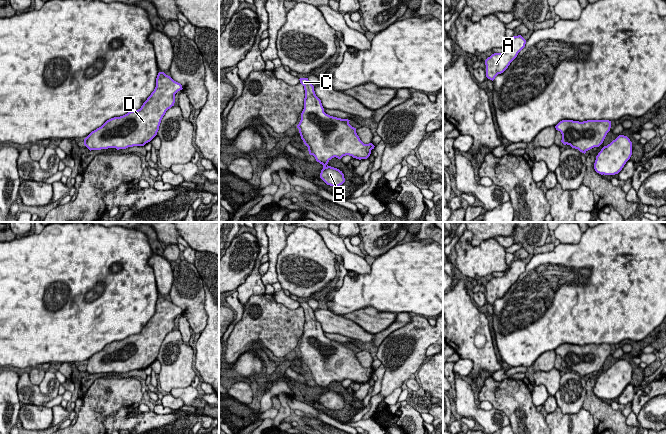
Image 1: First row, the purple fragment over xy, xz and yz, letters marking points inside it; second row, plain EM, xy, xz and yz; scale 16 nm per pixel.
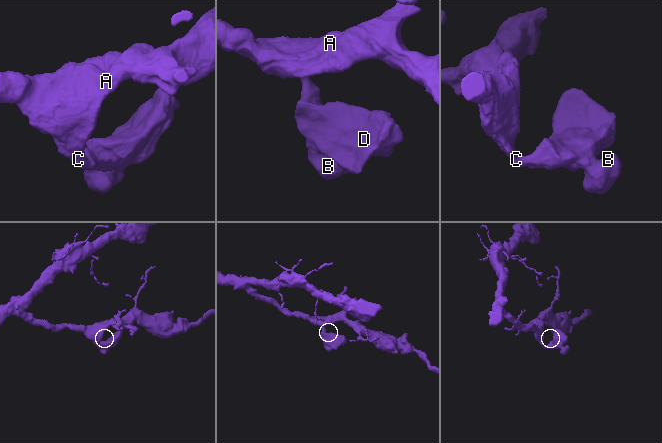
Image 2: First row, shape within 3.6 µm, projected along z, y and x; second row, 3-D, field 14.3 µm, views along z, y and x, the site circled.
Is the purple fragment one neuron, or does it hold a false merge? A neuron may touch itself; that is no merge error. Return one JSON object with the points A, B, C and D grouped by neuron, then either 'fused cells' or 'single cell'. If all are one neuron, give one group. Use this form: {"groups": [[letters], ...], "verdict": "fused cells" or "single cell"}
{"groups": [["A", "B", "C", "D"]], "verdict": "single cell"}

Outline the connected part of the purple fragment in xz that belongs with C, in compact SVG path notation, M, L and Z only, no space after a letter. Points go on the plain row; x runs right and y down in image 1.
M308 302L299 304L305 314L304 333L297 349L301 363L308 371L309 378L323 389L320 402L327 409L340 410L345 406L344 398L328 390L328 386L334 381L341 383L346 379L359 384L367 383L375 370L360 364L356 352L349 348L350 344L326 338Z

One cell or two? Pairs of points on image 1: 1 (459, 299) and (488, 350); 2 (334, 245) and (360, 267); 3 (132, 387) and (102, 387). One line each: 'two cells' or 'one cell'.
1: one cell
2: one cell
3: one cell

